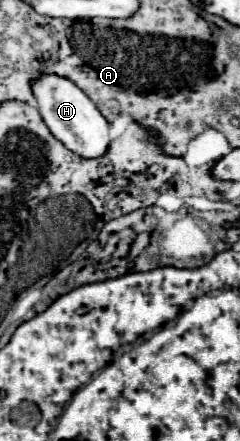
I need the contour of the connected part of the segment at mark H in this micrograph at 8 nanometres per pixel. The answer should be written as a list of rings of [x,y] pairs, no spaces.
[[[40,77],[36,85],[32,85],[38,111],[48,125],[50,133],[62,141],[70,151],[84,159],[96,159],[102,157],[110,145],[110,131],[108,121],[102,117],[102,113],[96,109],[96,105],[88,99],[84,91],[80,91],[70,79],[64,77]]]

